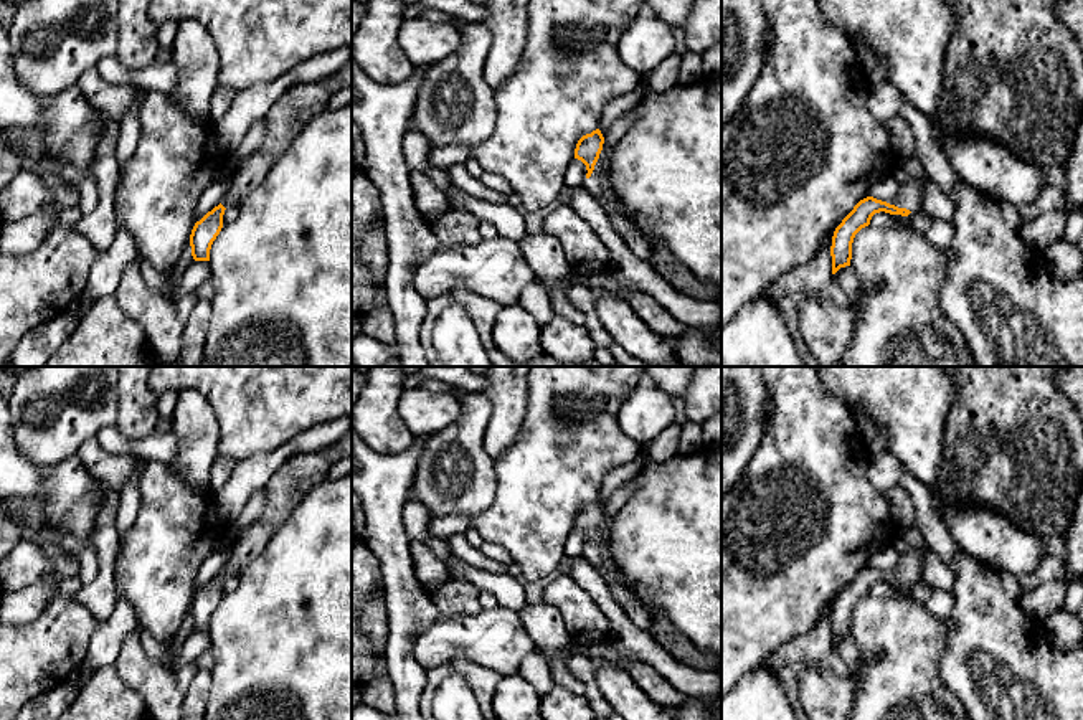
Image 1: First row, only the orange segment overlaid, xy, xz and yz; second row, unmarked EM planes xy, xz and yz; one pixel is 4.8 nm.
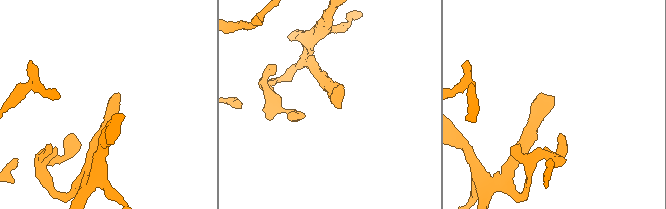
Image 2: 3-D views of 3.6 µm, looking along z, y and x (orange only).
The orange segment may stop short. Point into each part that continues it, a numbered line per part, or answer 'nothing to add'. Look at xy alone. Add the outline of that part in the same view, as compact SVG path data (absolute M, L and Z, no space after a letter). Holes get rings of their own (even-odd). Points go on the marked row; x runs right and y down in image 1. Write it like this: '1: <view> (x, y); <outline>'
1: xy (299, 104); M352 59L333 74L291 86L266 116L266 137L243 162L233 162L233 175L221 205L239 206L267 177L307 124L329 107L329 101L352 86Z

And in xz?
1: xz (595, 185); M601 150L599 159L594 165L594 170L591 173L589 178L584 180L584 188L594 195L596 198L604 192L609 190L614 197L614 211L621 216L626 216L619 198L616 197L611 180L609 180L609 159L611 159L611 152L608 150ZM626 216L627 218L627 216Z

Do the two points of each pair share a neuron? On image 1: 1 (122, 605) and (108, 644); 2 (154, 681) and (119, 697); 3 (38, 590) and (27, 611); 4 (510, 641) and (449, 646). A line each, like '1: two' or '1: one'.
1: one
2: two
3: one
4: one

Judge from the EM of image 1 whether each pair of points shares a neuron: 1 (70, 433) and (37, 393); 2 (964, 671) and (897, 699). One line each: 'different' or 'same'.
1: same
2: different

